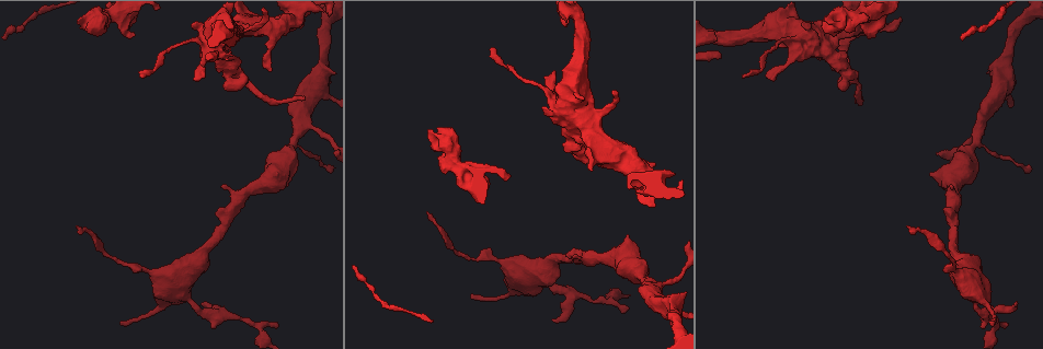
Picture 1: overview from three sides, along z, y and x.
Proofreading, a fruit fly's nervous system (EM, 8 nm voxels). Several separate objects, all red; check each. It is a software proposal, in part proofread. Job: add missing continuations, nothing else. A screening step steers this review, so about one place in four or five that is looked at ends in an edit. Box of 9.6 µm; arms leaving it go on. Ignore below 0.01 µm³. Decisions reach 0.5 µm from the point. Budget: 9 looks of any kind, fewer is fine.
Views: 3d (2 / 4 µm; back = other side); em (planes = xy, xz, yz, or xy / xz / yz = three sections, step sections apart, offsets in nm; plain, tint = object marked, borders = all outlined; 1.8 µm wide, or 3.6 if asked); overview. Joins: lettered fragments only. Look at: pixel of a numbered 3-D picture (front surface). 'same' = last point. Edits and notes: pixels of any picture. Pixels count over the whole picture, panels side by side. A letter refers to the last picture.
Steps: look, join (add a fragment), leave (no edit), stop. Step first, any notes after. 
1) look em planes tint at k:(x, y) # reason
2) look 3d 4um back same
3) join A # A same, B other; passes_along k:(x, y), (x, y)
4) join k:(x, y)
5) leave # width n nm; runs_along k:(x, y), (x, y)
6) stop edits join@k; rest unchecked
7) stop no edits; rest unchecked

look 3d 2um back at 1:(77, 23) # an open end

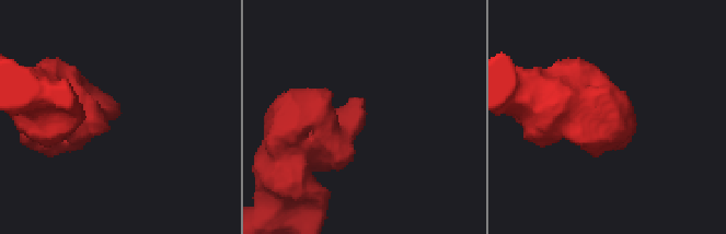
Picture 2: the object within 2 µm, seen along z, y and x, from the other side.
look em planes tint at 2:(364, 116) # need the tissue

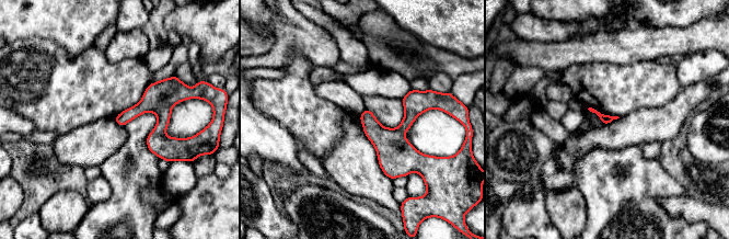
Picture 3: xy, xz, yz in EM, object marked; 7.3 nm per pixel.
look em planes borders same # see the neighbours

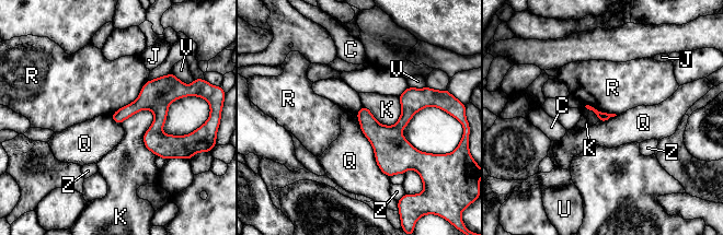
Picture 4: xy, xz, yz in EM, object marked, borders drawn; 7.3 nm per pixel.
leave # C other, J other, K other, Q other, R other, U other, V other, Z other; border 4:(356, 114), (376, 164), (389, 177); no lettered fragment goes on from it

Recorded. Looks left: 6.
look 3d 2um at 1:(872, 33) # free end

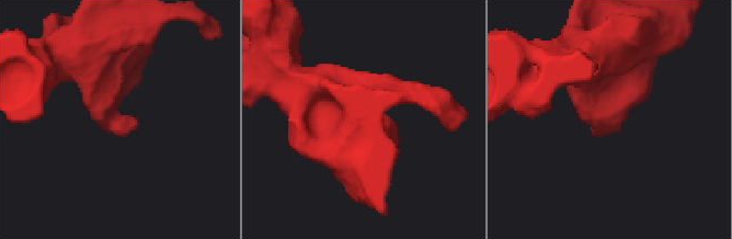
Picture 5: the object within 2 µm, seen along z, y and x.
look em 3.6um yz step 8 borders at 5:(605, 122) # shape alone is not enough

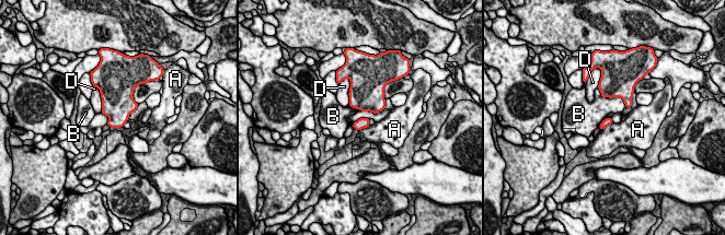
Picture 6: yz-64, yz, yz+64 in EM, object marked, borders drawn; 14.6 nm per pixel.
look em 3.6um planes borders same

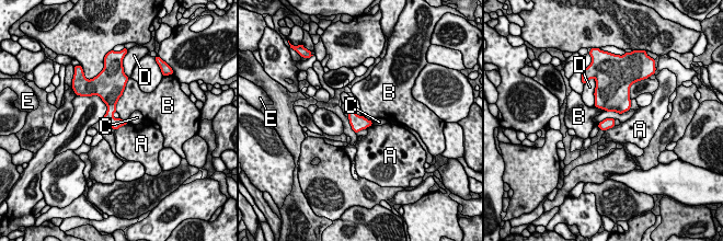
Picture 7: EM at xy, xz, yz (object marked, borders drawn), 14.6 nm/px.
leave # width 160 nm; A other, B other, C other, D other, E other; border 7:(128, 123), (115, 130); no lettered fragment goes on from it

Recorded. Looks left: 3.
look 3d 2um at 1:(191, 25) # stops while still wide

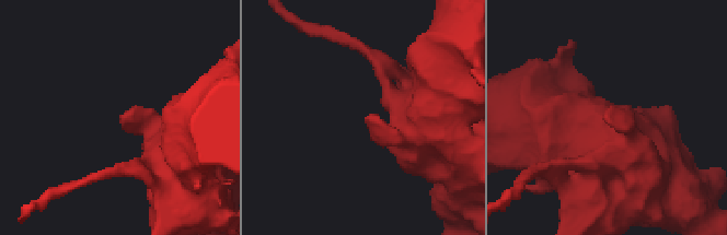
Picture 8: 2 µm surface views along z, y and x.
look em planes borders at 8:(121, 123) # need the tissue

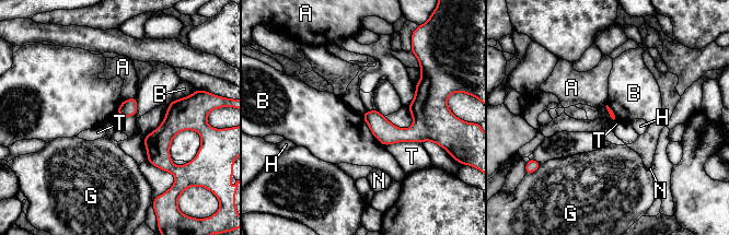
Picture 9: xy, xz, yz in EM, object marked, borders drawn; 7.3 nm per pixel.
leave # A other, B other, G other, H other, N other, T other; border 9:(361, 116), (370, 131), (384, 145); none of them fits

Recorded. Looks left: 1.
look em 3.6um yz step 8 borders at 1:(549, 266) # calibre changes

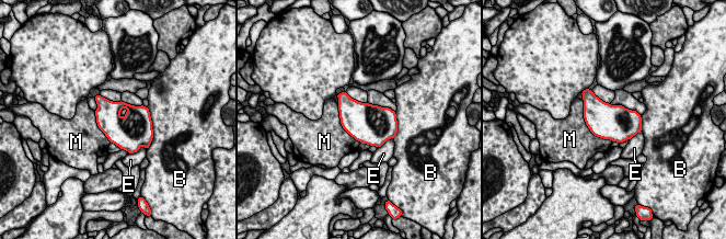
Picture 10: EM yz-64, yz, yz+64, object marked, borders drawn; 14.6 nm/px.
leave # B other, E other, M other; no lettered fragment goes on from it

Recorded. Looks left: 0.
stop no edits; rest unchecked

